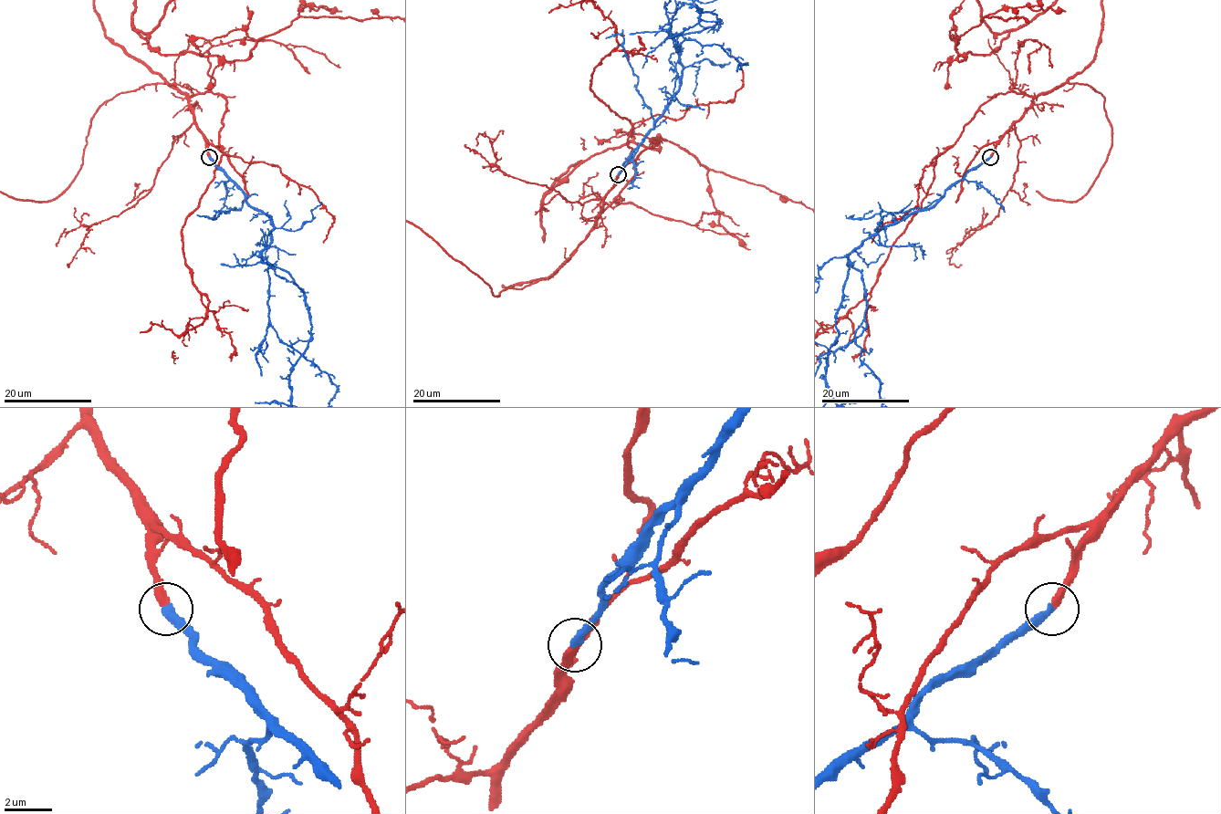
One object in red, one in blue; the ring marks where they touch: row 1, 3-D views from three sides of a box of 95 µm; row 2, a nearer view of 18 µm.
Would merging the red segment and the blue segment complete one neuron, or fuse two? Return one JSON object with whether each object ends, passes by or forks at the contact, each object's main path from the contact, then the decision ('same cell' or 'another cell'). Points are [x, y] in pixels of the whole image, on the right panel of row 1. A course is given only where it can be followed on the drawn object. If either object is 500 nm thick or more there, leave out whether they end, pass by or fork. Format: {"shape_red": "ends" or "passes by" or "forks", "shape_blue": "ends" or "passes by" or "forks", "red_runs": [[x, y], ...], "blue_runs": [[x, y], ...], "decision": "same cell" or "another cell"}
{"shape_red": "ends", "shape_blue": "ends", "red_runs": [[991, 157], [1041, 94], [1089, 84], [1105, 99], [1111, 147], [1080, 199], [1038, 192], [1021, 158]], "blue_runs": [[991, 157], [933, 206], [881, 227], [849, 255], [868, 305], [856, 343], [881, 382]], "decision": "same cell"}

